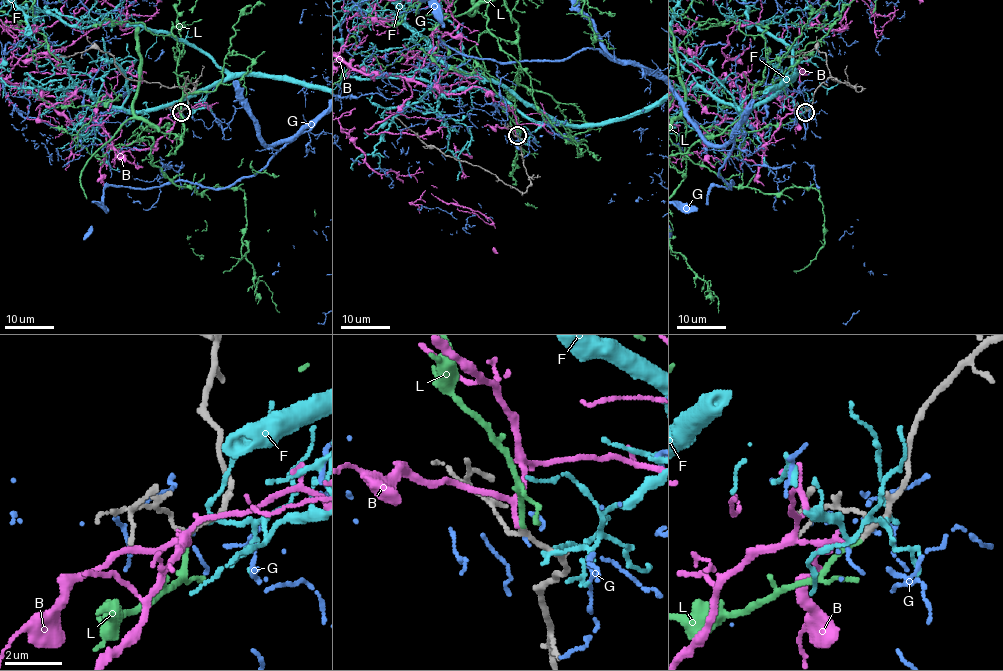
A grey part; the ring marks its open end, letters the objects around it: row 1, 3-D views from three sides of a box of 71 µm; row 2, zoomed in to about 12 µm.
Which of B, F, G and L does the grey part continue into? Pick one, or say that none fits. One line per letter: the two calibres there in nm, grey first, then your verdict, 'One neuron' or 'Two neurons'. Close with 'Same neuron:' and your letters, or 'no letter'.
B: Thickness 160 nm (grey) against 120 nm. Two neurons
F: Thickness 190 nm (grey) against 150 nm. Two neurons
G: Thickness 170 nm (grey) against 60 nm. Two neurons
L: Thickness 160 nm (grey) against 180 nm. One neuron
Same neuron: L

